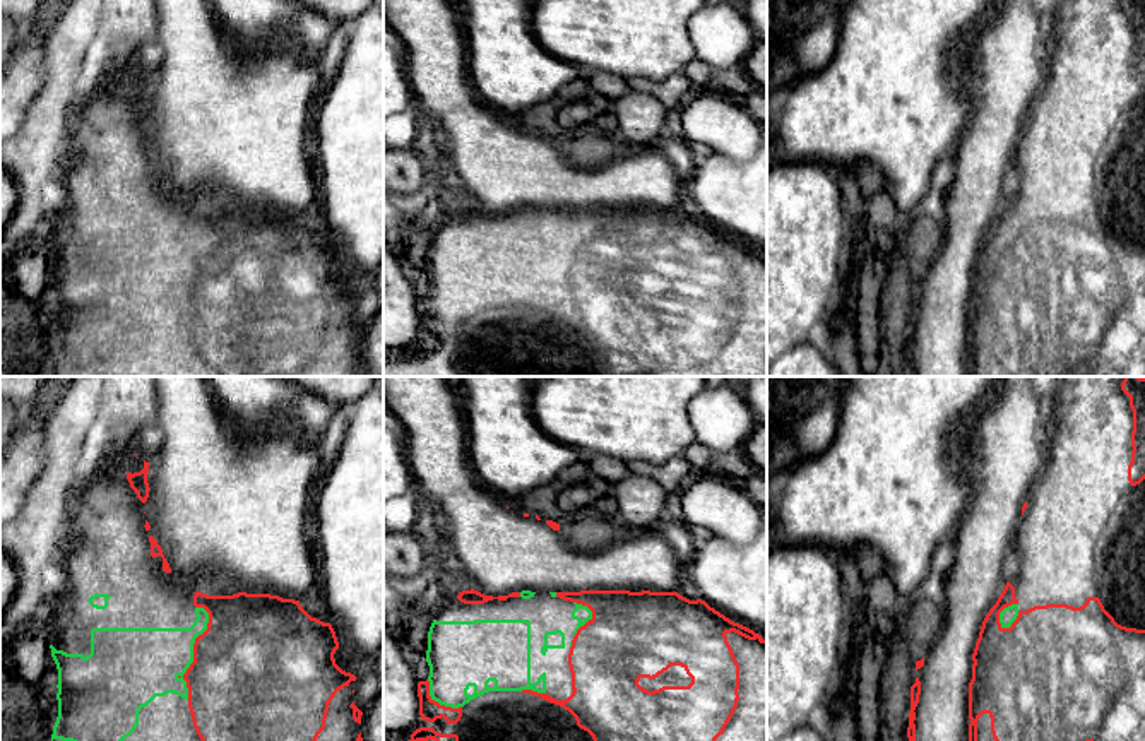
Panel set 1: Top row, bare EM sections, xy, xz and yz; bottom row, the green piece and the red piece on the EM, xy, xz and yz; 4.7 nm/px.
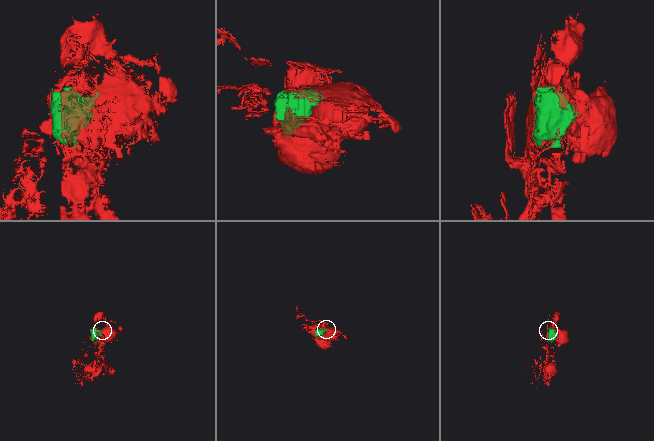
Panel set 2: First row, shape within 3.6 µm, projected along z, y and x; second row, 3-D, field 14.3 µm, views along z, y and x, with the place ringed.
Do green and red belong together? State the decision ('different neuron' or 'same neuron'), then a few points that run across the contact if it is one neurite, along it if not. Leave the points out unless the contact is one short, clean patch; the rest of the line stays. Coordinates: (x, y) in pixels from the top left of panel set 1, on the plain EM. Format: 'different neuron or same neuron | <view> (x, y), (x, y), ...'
same neuron

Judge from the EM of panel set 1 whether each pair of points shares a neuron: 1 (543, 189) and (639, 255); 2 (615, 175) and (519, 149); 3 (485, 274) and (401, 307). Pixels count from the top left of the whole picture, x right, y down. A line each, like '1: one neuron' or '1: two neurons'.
1: two neurons
2: one neuron
3: two neurons

